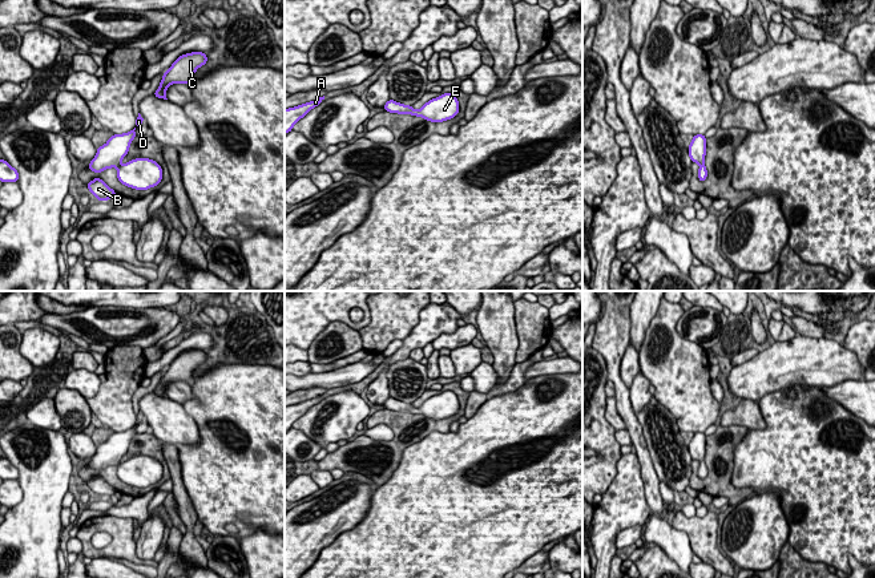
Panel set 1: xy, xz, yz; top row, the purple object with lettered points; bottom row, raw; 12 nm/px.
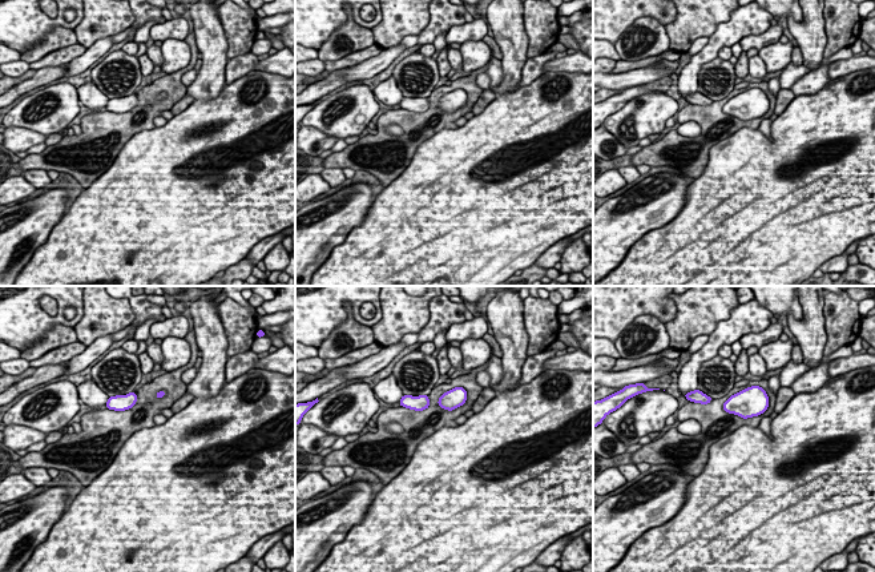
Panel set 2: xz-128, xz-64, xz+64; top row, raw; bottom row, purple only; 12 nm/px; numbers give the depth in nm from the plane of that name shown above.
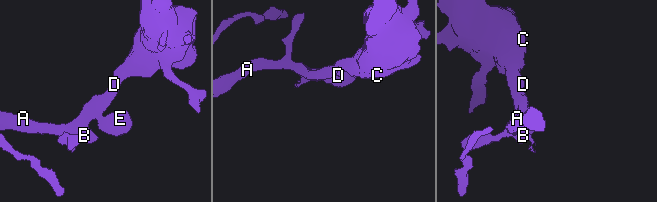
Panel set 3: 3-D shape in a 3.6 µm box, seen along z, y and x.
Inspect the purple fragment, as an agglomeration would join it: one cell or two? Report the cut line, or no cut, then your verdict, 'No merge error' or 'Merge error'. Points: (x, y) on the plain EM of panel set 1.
No split. No merge error

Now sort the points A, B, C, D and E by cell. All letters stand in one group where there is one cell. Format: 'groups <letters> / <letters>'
groups A B C D E

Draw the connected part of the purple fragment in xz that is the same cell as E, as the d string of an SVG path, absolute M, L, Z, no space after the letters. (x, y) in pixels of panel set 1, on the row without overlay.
M444 391L426 400L419 408L415 408L411 403L403 403L394 397L388 397L383 407L390 411L423 415L426 419L431 420L443 420L457 413L459 399L453 392Z

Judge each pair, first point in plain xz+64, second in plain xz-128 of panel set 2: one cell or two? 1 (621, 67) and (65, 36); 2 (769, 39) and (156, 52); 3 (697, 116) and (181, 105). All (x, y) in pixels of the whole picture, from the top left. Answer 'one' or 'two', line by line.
1: two
2: two
3: two

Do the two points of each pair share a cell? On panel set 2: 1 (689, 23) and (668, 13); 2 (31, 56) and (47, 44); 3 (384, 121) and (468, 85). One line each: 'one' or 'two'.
1: two
2: one
3: one

